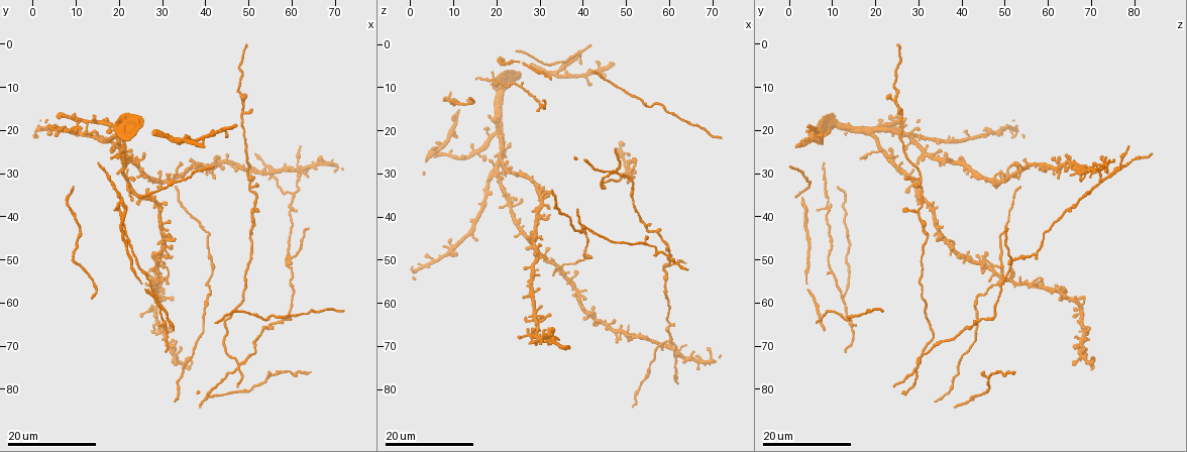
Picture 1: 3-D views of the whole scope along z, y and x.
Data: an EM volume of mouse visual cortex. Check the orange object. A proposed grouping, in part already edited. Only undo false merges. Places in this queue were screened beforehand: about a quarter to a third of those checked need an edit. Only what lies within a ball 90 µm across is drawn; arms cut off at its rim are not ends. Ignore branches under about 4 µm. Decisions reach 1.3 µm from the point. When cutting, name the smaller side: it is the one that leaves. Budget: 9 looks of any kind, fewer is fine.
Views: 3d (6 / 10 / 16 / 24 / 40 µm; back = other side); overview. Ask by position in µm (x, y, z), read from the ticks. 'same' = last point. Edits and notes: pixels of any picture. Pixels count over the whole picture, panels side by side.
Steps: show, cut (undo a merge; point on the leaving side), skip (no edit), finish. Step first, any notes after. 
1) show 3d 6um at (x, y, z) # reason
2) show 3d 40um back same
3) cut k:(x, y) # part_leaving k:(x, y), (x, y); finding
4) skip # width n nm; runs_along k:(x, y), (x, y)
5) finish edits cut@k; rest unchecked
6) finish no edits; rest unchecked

show 3d 24um at (59.5, 50.5, 51.0) # three arms meet

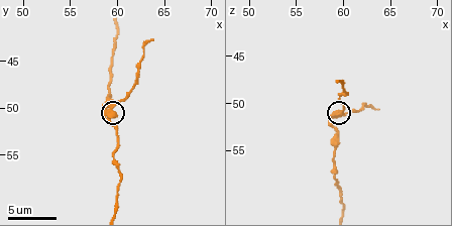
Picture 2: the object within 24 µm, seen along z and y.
show 3d 6um same

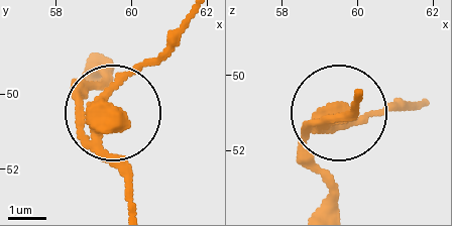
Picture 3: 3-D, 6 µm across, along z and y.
cut 3:(120, 84) # arms 3; two neurons meet here

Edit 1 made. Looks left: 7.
show 3d 24um at (21.0, 24.5, 21.5) # three-way junction

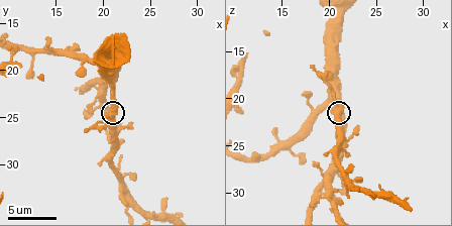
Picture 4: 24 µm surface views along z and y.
show 3d 6um at (21.0, 24.6, 21.0) # zoom in

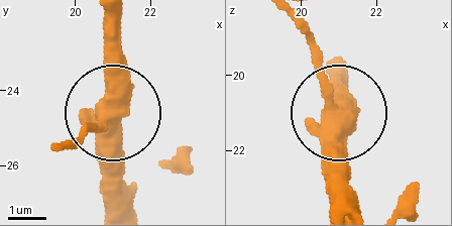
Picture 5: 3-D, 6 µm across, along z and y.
cut 5:(91, 124) # part_leaving 5:(324, 99), (324, 64), (298, 16); two neurons meet here

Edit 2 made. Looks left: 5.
show 3d 16um at (35.0, 29.5, 53.0) # three-way junction

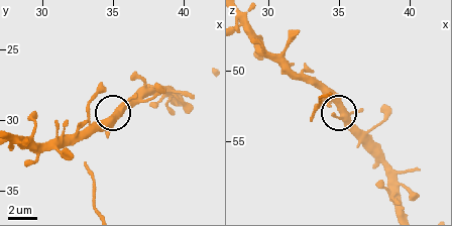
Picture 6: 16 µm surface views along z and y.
show 3d 6um same # zoom in

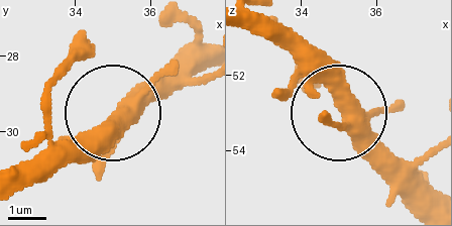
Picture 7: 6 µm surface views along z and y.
skip # runs_along 7:(433, 209), (327, 93), (308, 83), (281, 93); one neuron here

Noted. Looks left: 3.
show overview

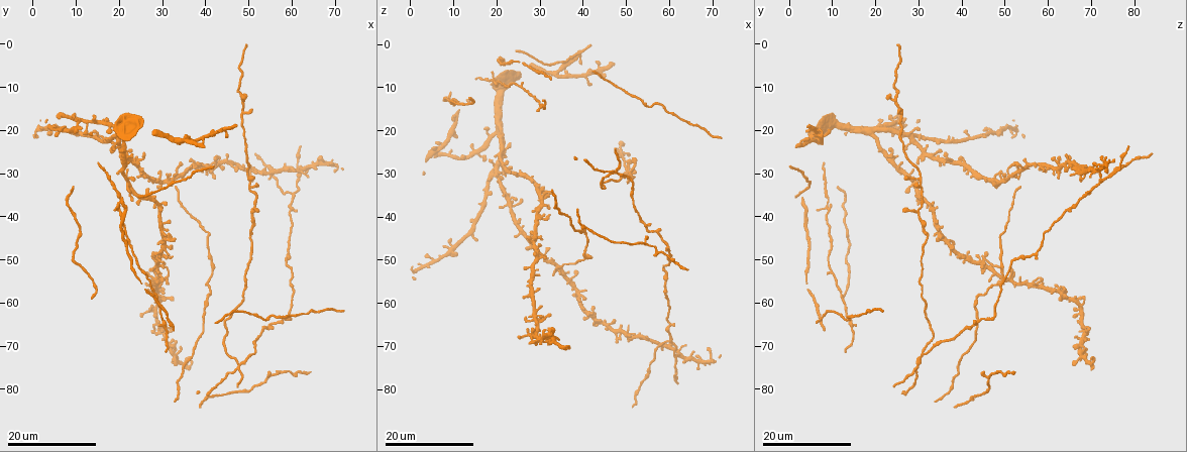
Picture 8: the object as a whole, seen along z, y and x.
show 3d 24um at (20.0, 37.5, 8.5) # four-way junction

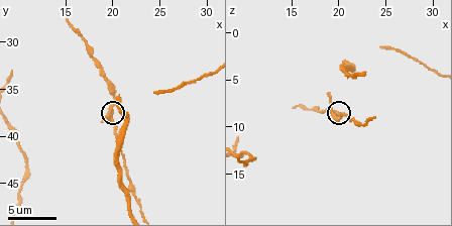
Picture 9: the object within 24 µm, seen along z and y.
show 3d 10um at (19.6, 37.6, 8.8)

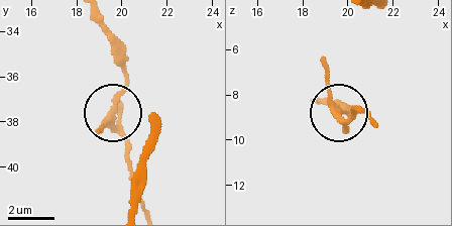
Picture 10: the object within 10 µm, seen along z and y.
skip # width 220 nm; continuous, no second neuron

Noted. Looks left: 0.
finish edits cut@3, cut@5; rest unchecked

